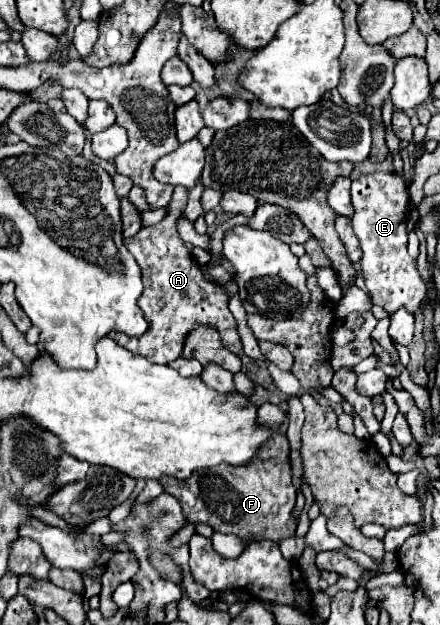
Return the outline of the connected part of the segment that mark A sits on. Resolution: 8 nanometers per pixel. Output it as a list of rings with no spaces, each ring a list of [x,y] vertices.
[[[176,186],[172,202],[168,206],[166,220],[161,220],[154,226],[142,228],[136,236],[126,238],[124,244],[136,258],[136,262],[142,268],[142,282],[144,292],[140,296],[140,308],[144,310],[144,318],[148,322],[148,330],[140,338],[128,338],[126,334],[112,332],[110,338],[114,338],[118,344],[122,344],[126,350],[140,354],[148,358],[154,364],[168,364],[182,354],[182,346],[186,340],[186,334],[194,330],[198,324],[210,324],[218,328],[220,338],[228,350],[242,356],[242,342],[238,338],[236,320],[232,312],[228,310],[228,296],[222,292],[222,288],[206,282],[202,278],[202,272],[198,270],[194,258],[190,256],[188,248],[184,246],[180,234],[178,234],[178,218],[182,210],[186,208],[188,190]]]

